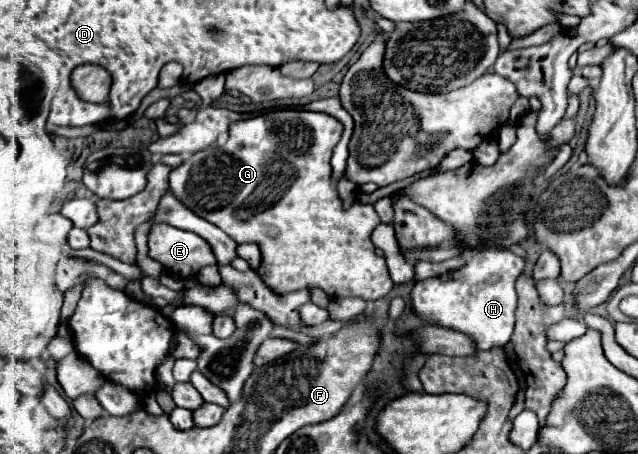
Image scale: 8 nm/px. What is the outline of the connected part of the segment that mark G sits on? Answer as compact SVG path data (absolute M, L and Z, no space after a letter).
M277 109L277 111L269 111L265 115L257 115L257 117L251 117L251 119L245 119L245 121L237 121L231 125L231 131L229 131L229 139L225 145L221 147L209 147L209 149L203 149L195 155L191 155L187 161L183 161L179 167L171 169L171 175L169 175L169 189L173 191L173 195L177 199L181 199L181 203L185 203L193 213L197 213L199 217L207 219L209 223L217 225L219 229L223 229L235 243L257 243L259 249L261 249L261 279L265 285L271 287L273 293L277 295L285 295L285 293L291 293L291 291L297 291L297 289L305 289L305 287L319 287L323 289L329 297L361 297L365 301L377 301L381 299L383 295L387 295L393 287L393 281L389 277L389 271L387 271L387 265L385 265L385 259L383 257L377 257L373 253L373 243L371 243L371 231L381 223L373 205L363 205L359 201L353 201L351 209L345 211L341 207L341 199L337 195L337 187L335 183L331 181L331 165L329 165L329 159L331 159L331 153L333 153L333 147L339 143L343 135L343 123L327 113L313 113L313 111L297 111L297 109Z

